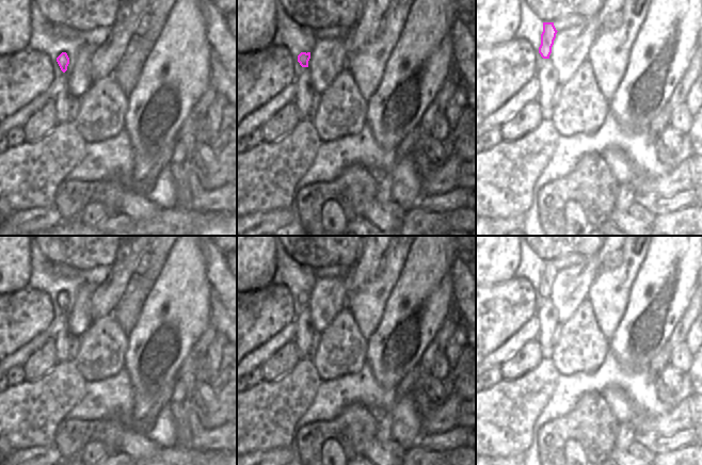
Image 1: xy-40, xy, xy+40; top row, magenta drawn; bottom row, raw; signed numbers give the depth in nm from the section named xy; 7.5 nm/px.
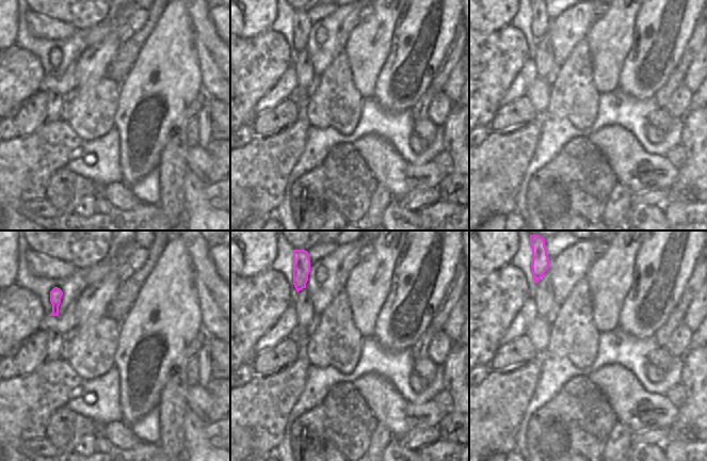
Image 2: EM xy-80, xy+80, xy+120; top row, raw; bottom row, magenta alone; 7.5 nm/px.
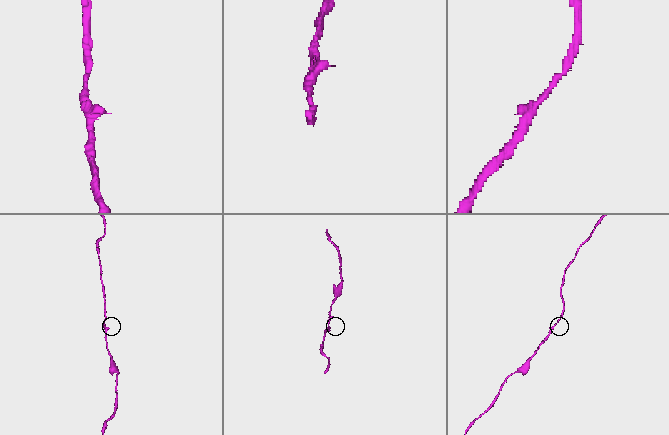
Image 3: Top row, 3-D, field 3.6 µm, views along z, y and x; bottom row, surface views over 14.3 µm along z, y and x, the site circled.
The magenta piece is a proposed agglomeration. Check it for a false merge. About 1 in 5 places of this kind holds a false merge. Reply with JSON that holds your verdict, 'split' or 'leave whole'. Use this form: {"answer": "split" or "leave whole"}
{"answer": "leave whole"}

